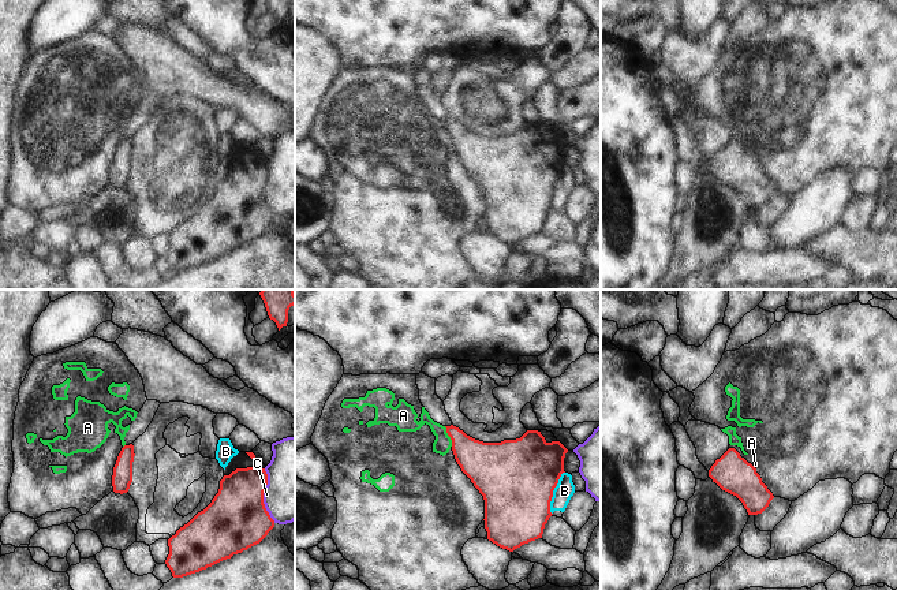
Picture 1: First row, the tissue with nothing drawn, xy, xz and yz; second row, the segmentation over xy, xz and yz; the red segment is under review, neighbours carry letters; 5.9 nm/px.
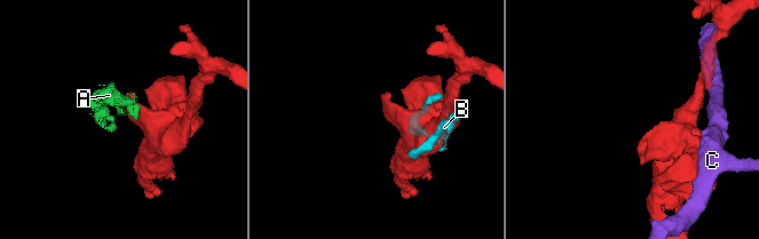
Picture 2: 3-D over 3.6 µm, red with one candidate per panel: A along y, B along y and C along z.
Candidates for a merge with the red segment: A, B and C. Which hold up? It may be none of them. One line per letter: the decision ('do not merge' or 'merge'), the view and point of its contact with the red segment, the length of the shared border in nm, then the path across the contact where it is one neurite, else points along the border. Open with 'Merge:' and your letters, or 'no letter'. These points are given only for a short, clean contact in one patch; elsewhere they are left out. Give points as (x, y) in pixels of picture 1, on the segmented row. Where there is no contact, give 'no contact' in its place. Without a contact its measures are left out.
Merge: no letter
A: do not merge; meets red in xz at (448, 434); contact 130 nm long; border along xz (444, 426), (452, 445)
B: do not merge; meets red in xz at (552, 493); contact 260 nm long
C: do not merge; meets red in xy at (262, 496); contact 320 nm long

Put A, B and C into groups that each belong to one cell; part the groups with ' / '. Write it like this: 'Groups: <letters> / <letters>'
Groups: A / B / C

